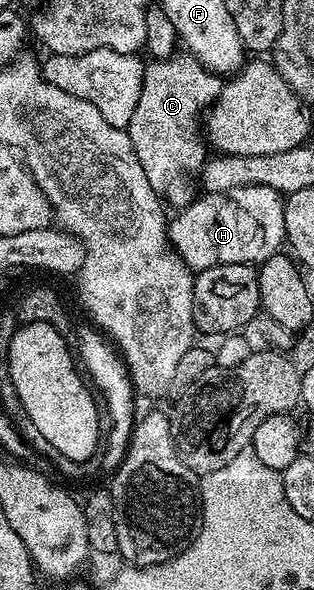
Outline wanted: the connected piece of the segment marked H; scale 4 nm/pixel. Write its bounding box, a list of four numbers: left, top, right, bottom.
[167,185,286,273]

